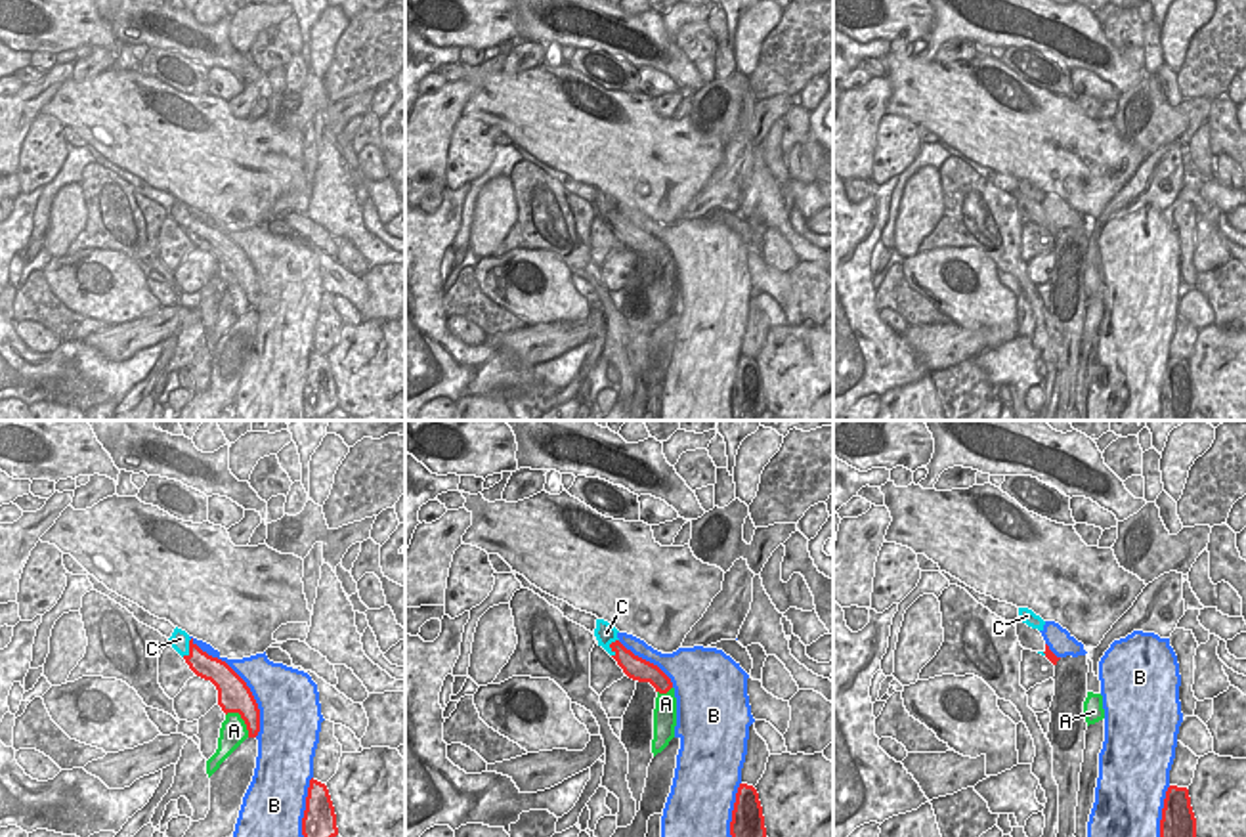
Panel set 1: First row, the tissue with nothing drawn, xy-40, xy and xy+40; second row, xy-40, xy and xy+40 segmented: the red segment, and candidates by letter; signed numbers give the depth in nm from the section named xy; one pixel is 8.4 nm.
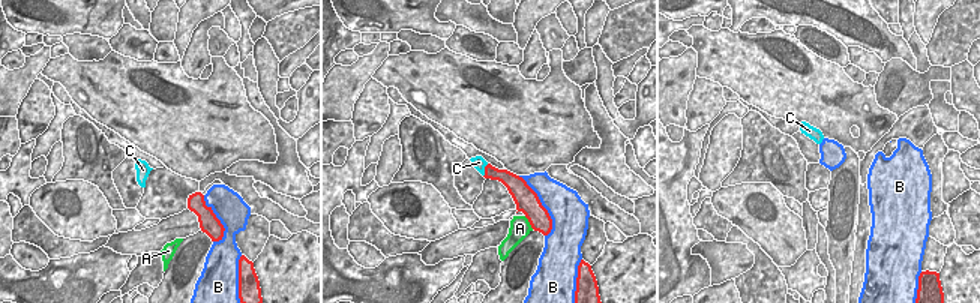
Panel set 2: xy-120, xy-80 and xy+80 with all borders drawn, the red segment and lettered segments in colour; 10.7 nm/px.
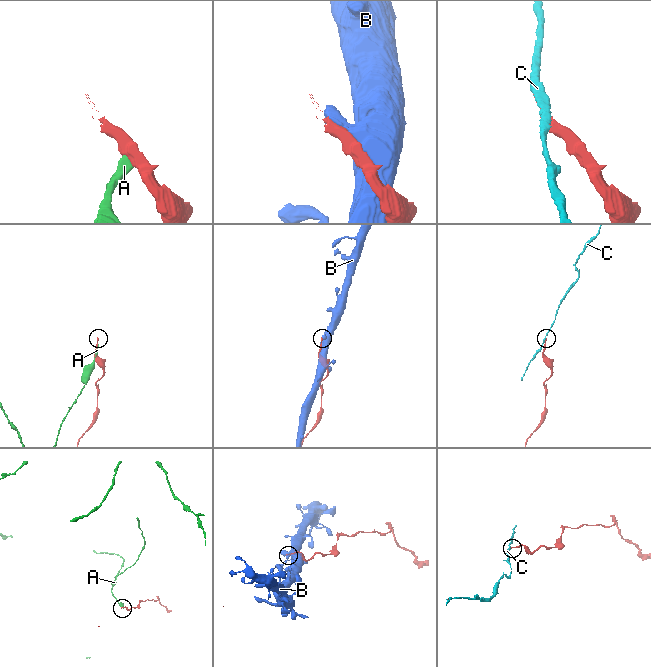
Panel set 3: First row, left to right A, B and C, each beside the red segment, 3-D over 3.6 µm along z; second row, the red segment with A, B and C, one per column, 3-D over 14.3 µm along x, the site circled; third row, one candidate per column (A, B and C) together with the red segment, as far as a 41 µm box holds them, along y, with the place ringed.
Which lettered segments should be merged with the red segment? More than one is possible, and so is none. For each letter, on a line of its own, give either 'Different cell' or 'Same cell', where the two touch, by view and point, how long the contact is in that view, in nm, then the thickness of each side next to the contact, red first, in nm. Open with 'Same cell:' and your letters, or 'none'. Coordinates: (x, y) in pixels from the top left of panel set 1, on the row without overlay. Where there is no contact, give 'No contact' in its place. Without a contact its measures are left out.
Same cell: none
A: Different cell. Touches red at xy-40 (243, 291). Shared border 280 nm. Thickness 280 nm (red) against 220 nm
B: Different cell. Touches red at xy-40 (245, 255). Shared border 1000 nm. Thickness 280 nm (red) against 380 nm
C: Different cell. Touches red at xy (610, 218). Shared border 170 nm. Thickness 190 nm (red) against 190 nm.

